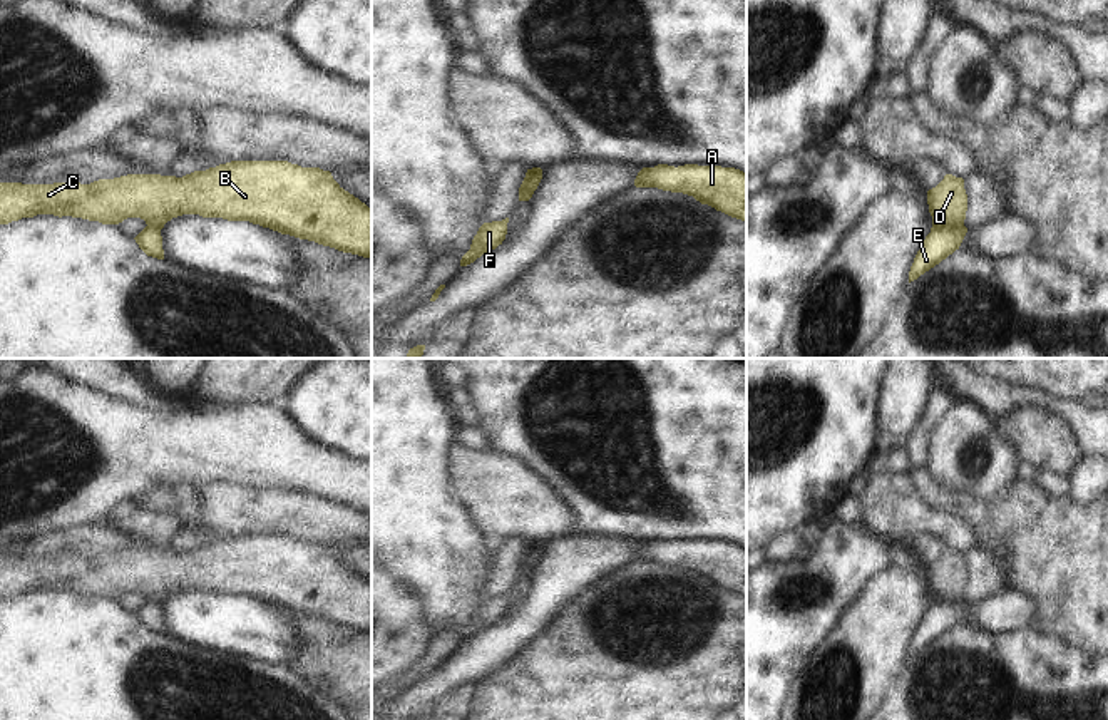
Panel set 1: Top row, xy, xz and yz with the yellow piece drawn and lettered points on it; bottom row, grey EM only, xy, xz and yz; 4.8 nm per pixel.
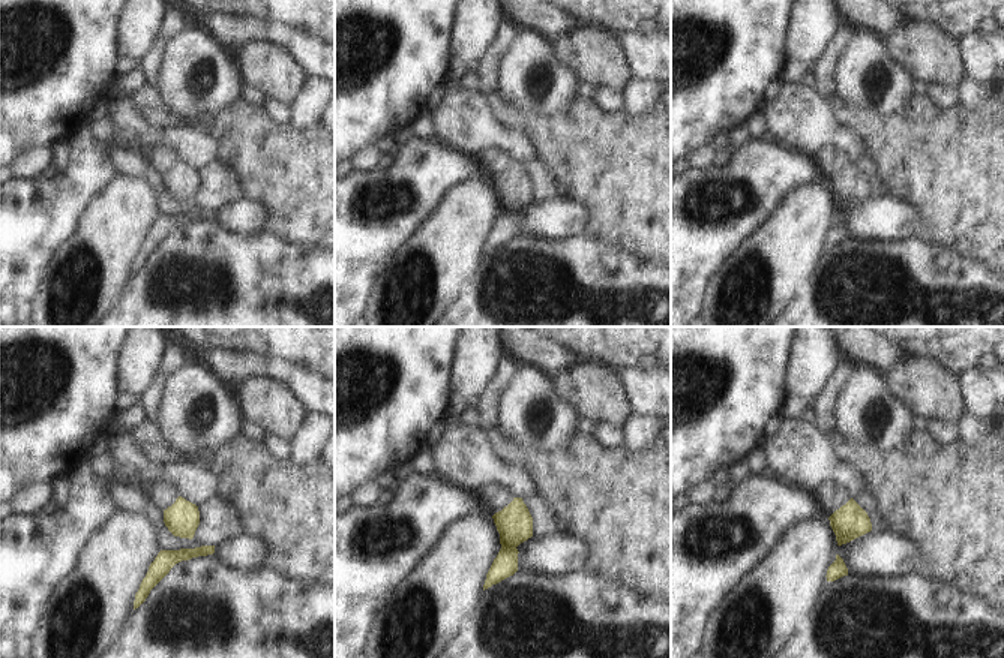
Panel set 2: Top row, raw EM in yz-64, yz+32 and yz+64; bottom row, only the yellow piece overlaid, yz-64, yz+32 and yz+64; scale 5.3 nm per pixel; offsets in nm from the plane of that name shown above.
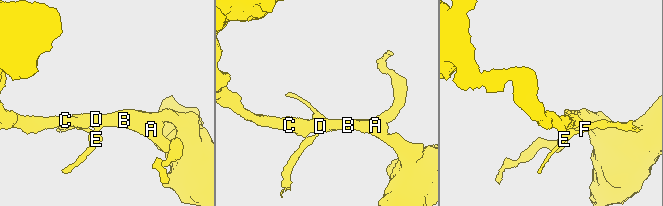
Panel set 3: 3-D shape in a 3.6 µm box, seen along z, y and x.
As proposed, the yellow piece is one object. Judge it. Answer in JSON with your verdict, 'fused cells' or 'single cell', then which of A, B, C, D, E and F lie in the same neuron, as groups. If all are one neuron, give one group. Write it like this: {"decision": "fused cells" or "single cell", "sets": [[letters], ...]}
{"decision": "fused cells", "sets": [["A", "B", "C", "D"], ["E", "F"]]}

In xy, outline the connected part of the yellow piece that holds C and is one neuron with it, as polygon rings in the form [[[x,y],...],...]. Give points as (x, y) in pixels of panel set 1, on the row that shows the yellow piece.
[[[231,161],[182,177],[127,174],[90,184],[0,183],[0,224],[37,214],[72,216],[102,224],[119,224],[127,218],[141,218],[147,226],[157,229],[162,229],[172,218],[199,214],[203,218],[249,221],[281,234],[372,258],[372,209],[345,191],[330,171],[301,167],[288,161]]]

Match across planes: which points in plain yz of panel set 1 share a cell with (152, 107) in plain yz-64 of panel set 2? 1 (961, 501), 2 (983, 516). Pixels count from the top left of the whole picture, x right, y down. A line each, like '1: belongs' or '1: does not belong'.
1: belongs
2: belongs

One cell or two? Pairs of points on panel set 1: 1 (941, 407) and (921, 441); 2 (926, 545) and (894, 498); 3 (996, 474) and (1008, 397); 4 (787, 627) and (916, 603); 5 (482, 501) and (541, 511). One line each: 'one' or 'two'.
1: one
2: two
3: two
4: two
5: one

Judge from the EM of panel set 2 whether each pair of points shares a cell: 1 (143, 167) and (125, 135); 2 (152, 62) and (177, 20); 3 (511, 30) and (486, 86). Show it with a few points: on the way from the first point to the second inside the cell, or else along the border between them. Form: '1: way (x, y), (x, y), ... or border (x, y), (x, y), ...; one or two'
1: border (113, 147), (143, 152), (146, 155); two
2: way (156, 51), (168, 30); one
3: way (502, 44), (489, 63), (489, 72); one

